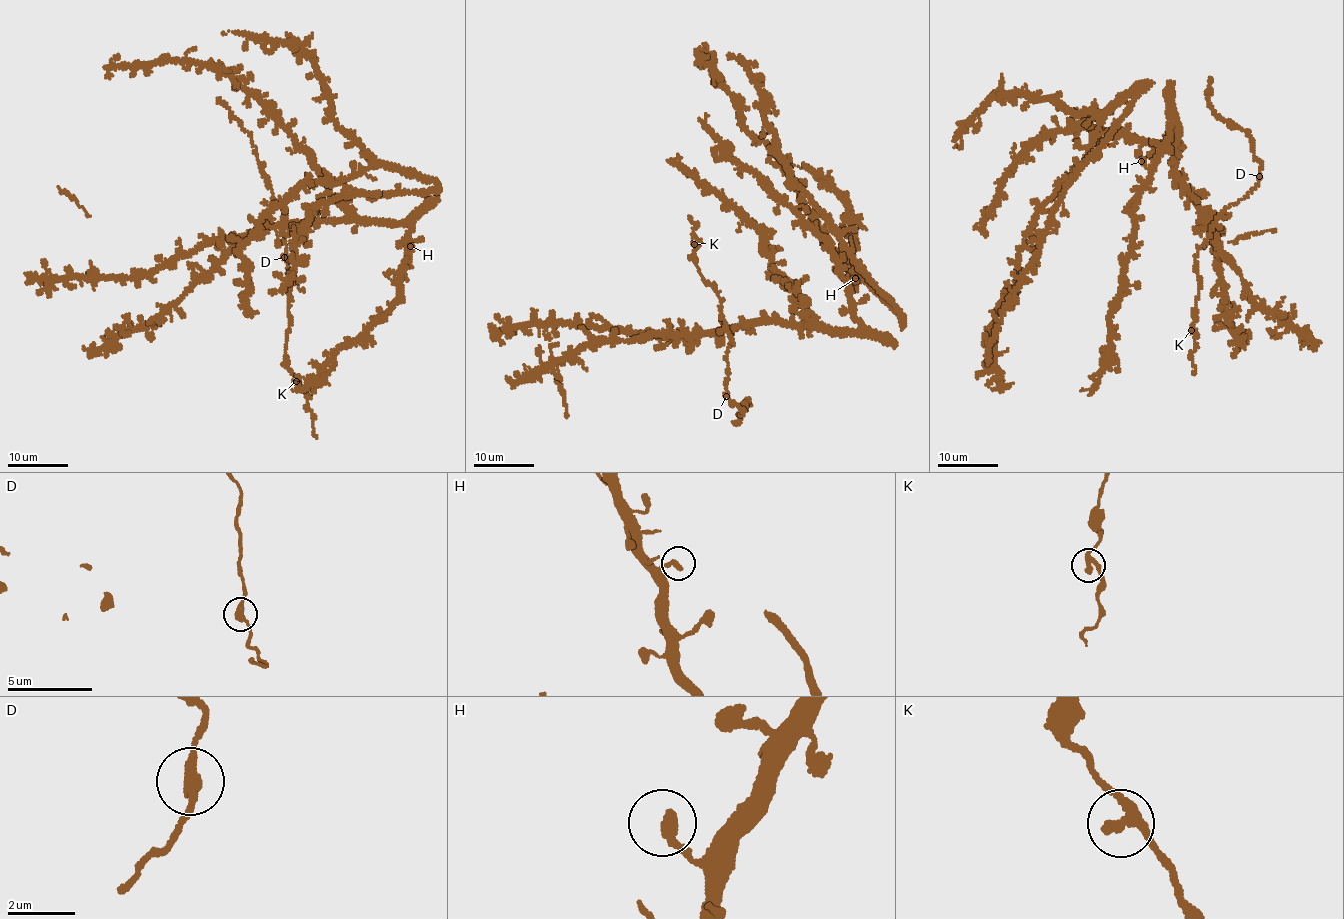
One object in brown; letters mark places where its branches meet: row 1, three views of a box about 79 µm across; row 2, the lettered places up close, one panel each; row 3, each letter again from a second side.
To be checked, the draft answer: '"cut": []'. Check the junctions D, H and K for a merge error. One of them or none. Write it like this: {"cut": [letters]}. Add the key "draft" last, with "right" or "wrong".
{"cut": [], "draft": "right"}

